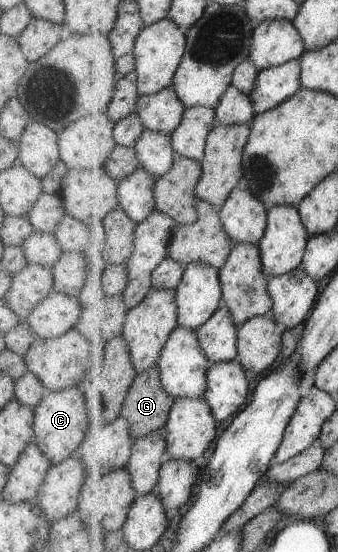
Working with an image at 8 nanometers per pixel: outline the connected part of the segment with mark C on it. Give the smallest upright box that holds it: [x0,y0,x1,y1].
[32,386,90,464]

